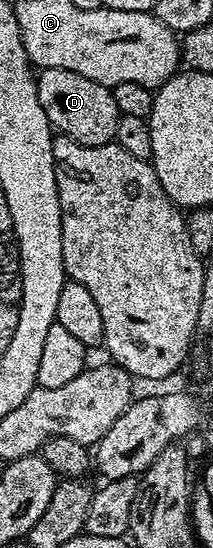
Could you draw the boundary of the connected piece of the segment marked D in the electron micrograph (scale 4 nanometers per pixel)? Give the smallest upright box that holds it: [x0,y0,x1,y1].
[36,68,117,146]

